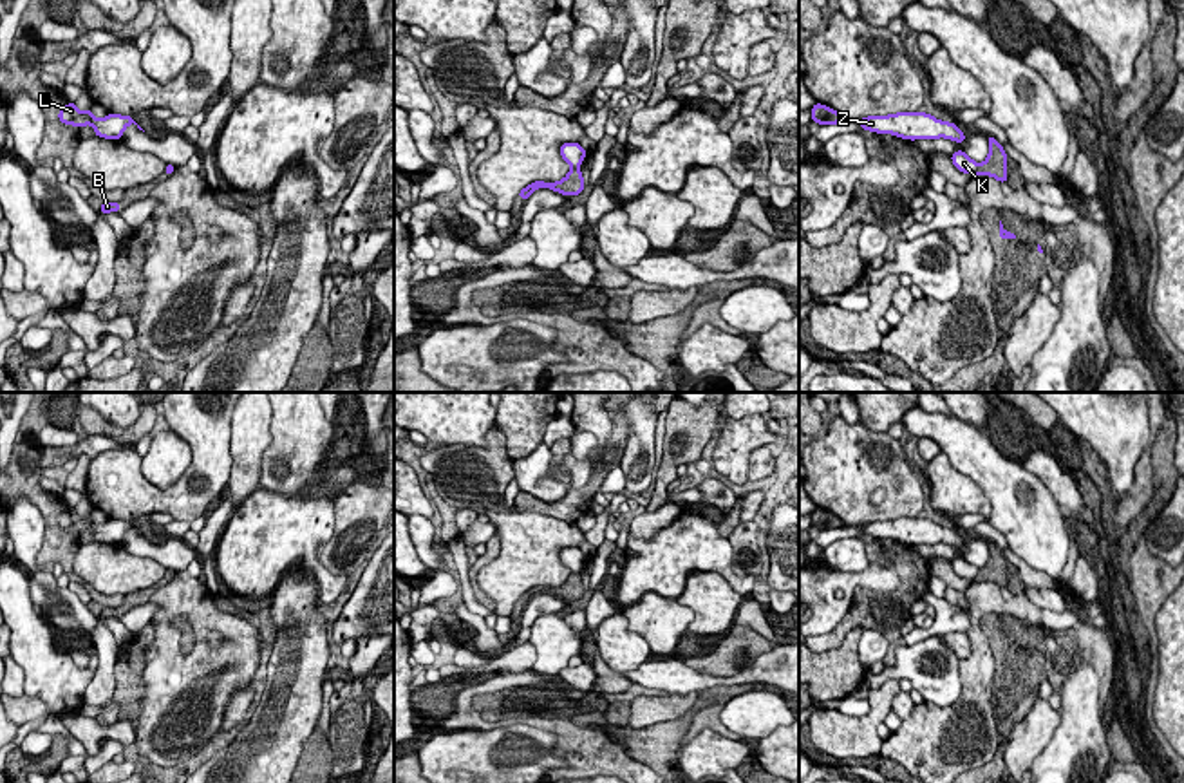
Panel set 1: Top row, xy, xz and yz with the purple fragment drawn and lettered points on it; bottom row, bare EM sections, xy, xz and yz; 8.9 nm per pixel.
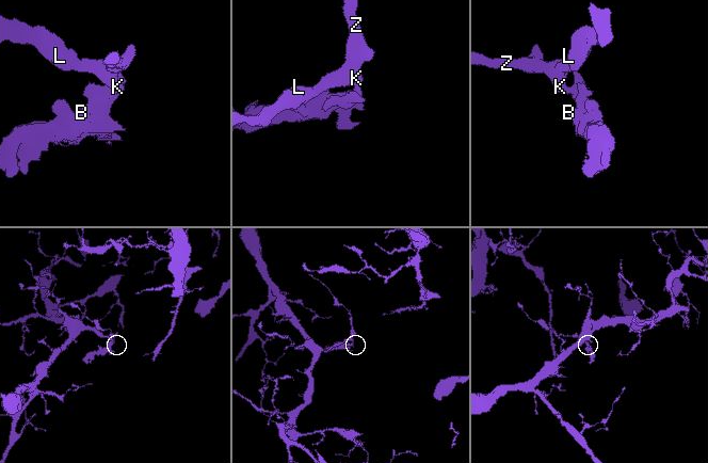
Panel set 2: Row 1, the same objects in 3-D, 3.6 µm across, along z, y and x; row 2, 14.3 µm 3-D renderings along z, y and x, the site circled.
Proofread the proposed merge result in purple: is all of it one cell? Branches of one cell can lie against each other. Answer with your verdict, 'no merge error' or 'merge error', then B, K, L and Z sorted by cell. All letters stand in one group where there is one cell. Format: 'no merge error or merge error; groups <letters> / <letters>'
merge error; groups B / K L Z

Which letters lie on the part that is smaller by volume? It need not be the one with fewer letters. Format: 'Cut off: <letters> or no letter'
Cut off: B

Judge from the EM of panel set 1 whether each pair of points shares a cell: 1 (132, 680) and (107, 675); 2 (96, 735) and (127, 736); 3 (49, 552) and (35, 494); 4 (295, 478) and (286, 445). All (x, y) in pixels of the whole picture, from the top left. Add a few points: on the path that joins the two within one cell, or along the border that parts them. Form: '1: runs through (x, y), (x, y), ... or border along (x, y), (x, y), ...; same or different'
1: border along (120, 648), (112, 697); different
2: runs through (103, 733), (120, 733); same
3: runs through (51, 537), (49, 509); same
4: runs through (291, 471), (291, 452); same

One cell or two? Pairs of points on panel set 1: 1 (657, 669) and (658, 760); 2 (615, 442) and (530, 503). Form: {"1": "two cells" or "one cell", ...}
{"1": "two cells", "2": "one cell"}

